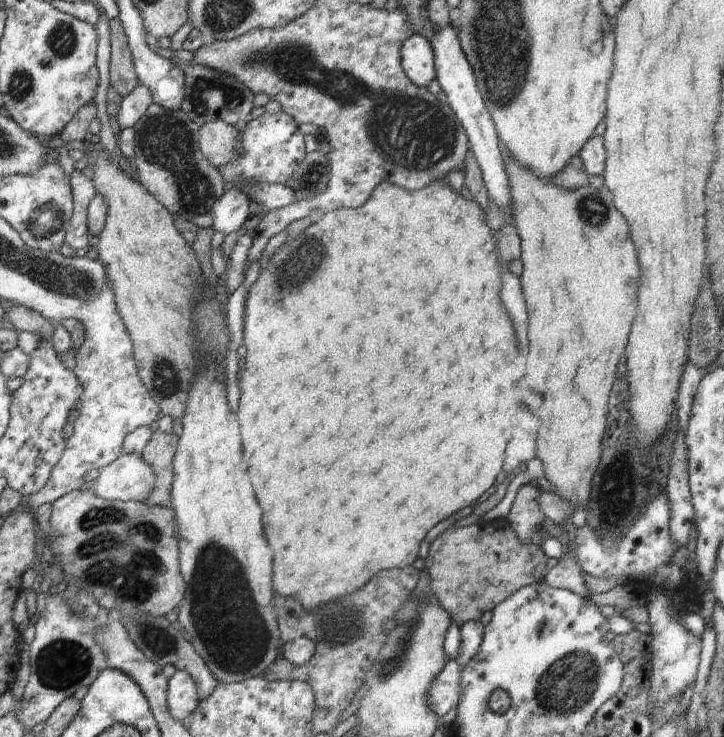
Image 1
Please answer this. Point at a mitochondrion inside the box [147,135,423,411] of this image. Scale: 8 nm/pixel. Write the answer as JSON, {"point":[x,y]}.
{"point":[303,260]}

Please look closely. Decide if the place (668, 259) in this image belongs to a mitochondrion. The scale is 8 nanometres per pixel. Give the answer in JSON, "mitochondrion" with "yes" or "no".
{"mitochondrion":"no"}

